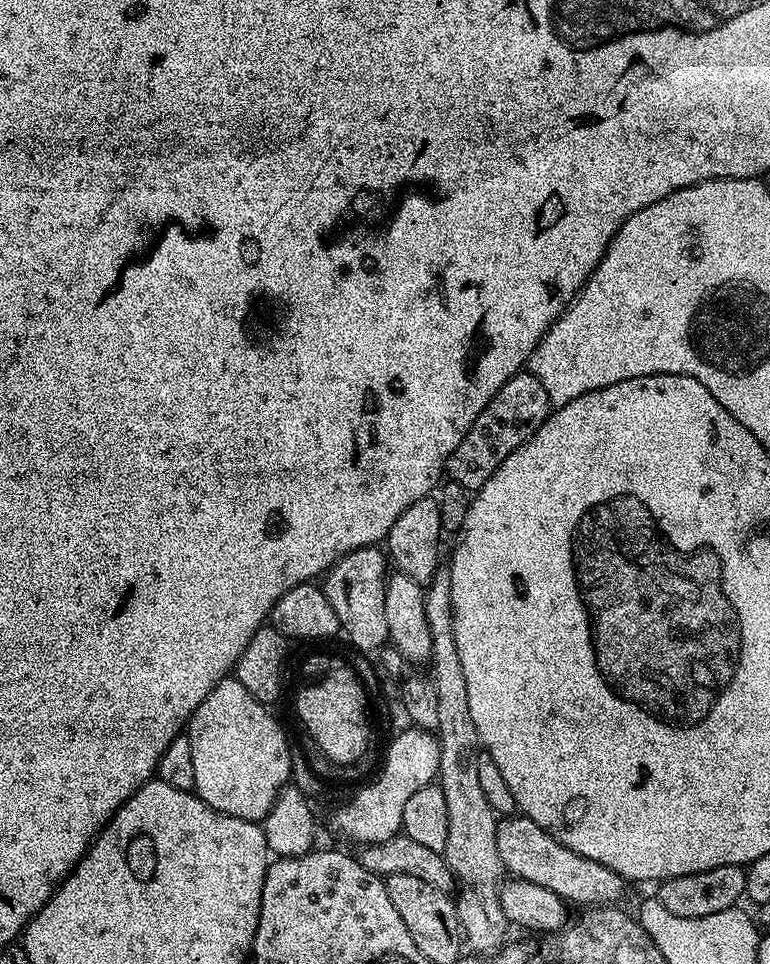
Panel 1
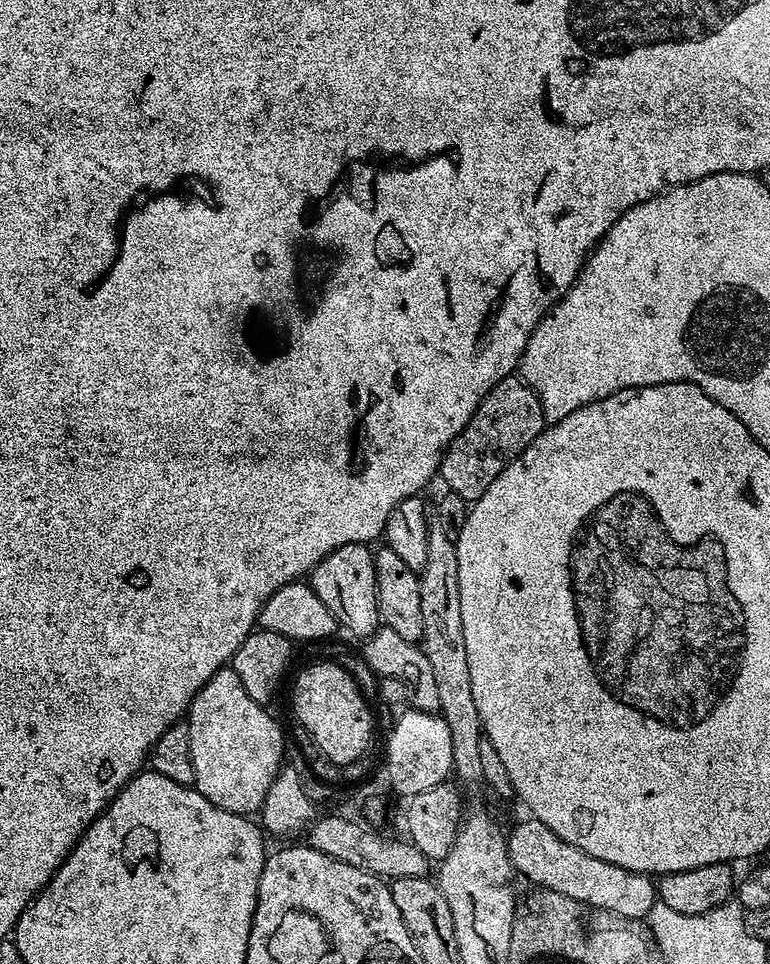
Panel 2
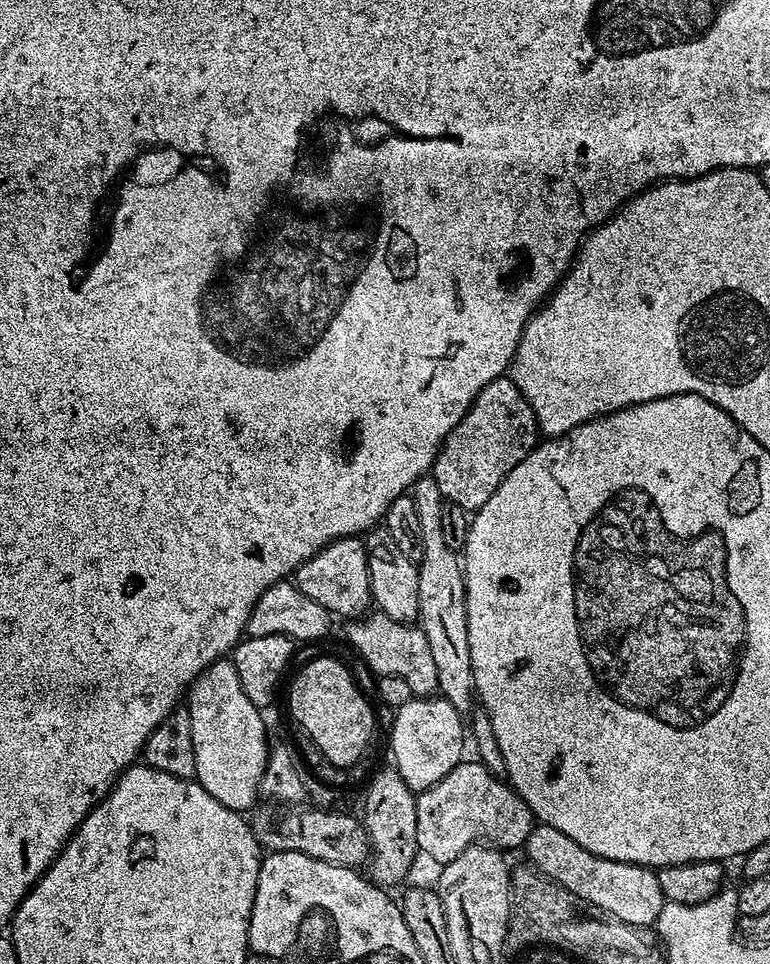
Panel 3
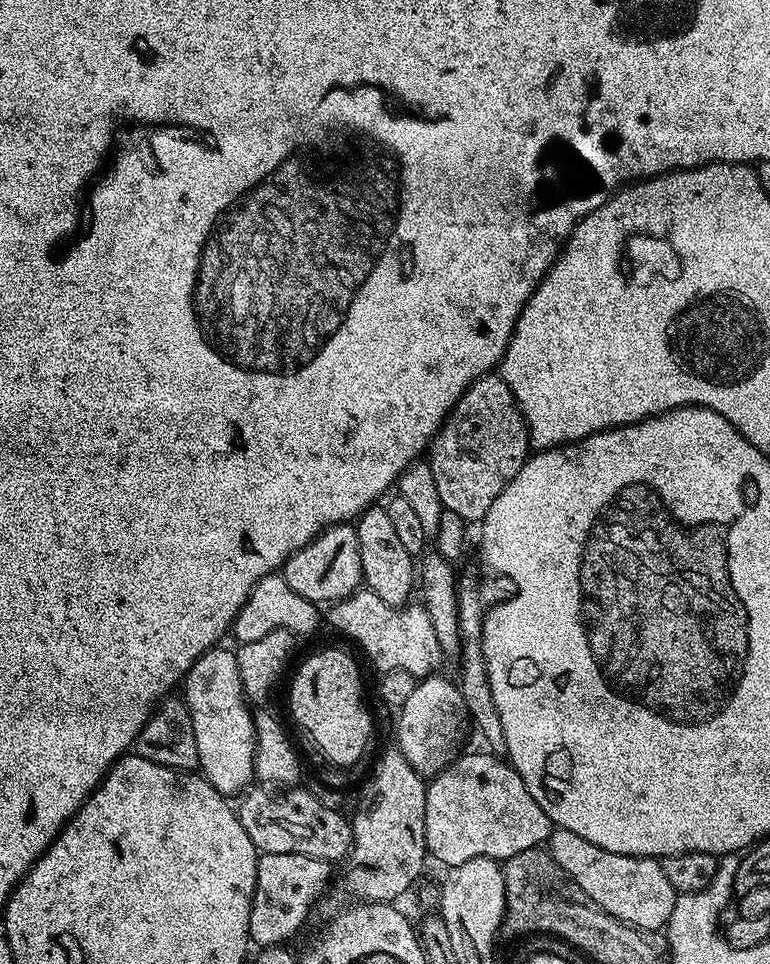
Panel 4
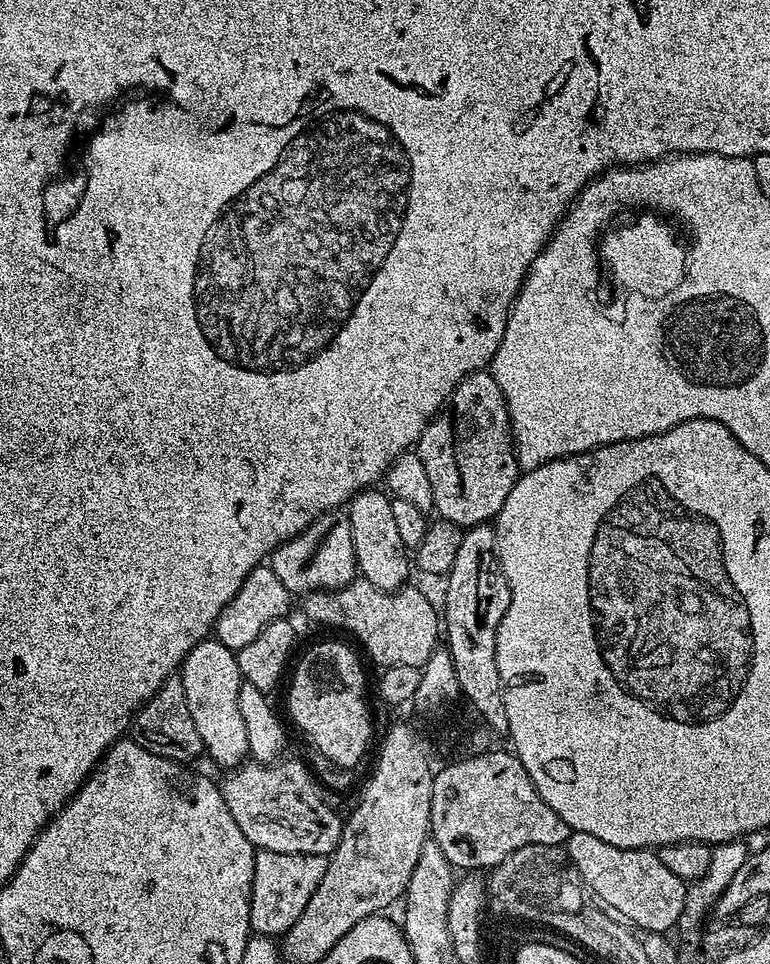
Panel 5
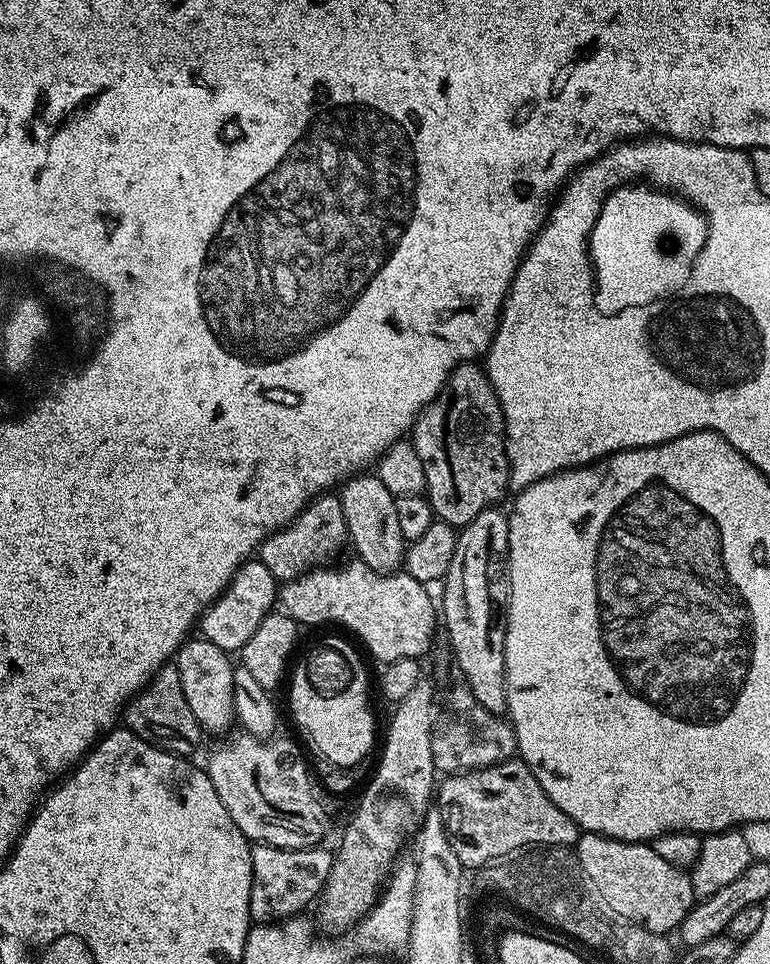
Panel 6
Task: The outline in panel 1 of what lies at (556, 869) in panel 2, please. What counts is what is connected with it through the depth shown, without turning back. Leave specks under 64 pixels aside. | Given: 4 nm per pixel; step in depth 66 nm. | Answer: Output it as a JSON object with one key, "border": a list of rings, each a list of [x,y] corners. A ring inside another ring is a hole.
{"border":[[[513,814],[497,819],[496,837],[498,838],[498,858],[502,858],[504,871],[509,877],[534,882],[534,886],[546,886],[546,890],[554,890],[554,894],[558,894],[569,905],[612,906],[620,902],[624,896],[626,881],[621,876],[590,858],[582,858],[578,854],[574,854],[574,850],[562,846],[562,842],[558,842],[550,834],[546,834],[546,830],[542,830],[542,826],[538,826],[538,822],[534,822],[528,816]]]}

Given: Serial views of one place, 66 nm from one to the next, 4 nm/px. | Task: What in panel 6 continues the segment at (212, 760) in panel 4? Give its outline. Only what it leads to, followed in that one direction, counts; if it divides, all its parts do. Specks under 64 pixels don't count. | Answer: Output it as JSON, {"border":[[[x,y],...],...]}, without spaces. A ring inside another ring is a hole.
{"border":[[[189,638],[181,644],[175,654],[174,663],[178,670],[178,678],[182,678],[182,691],[186,694],[186,702],[190,702],[190,711],[198,718],[201,729],[208,732],[227,733],[228,727],[234,724],[234,660],[229,653],[223,652],[214,642],[203,638]]]}

